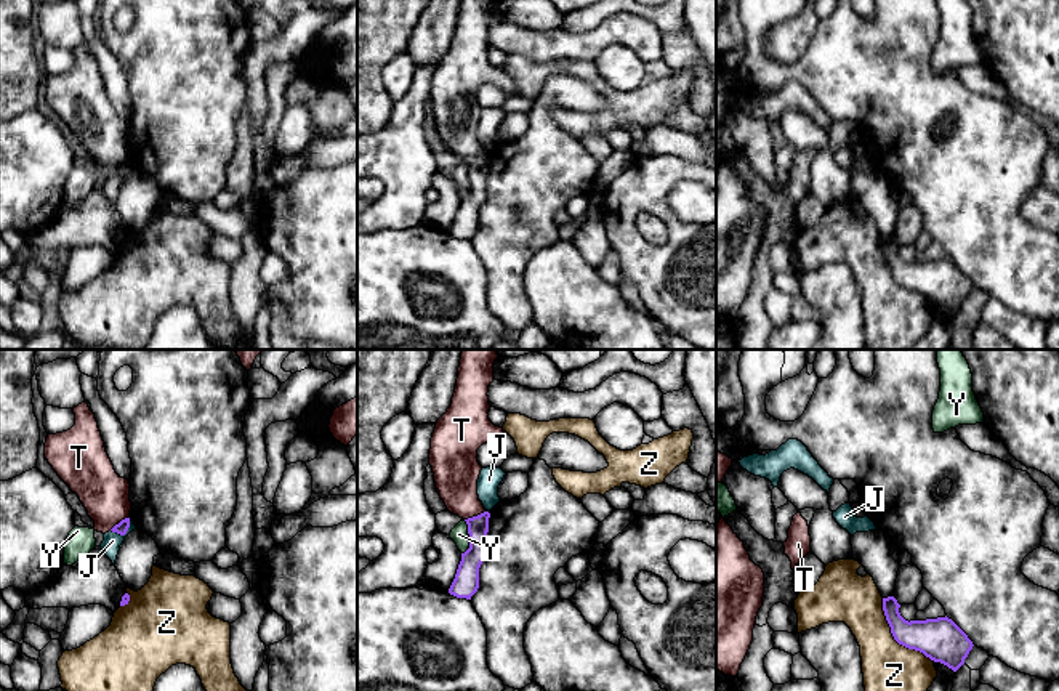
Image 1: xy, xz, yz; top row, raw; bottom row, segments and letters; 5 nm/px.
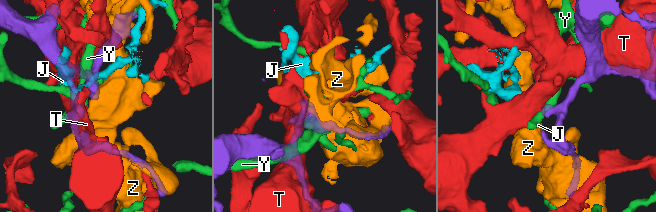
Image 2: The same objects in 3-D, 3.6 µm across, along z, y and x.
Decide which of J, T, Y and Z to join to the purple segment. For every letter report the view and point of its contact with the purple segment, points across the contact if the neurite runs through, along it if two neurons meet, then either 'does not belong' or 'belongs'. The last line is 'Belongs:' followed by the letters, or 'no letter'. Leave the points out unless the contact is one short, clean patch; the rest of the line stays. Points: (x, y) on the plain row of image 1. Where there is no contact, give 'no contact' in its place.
J: meets purple in xy at (124, 175); border along xy (130, 161), (130, 167), (124, 175), (111, 172); does not belong
T: meets purple in xz at (475, 157); does not belong
Y: meets purple in xz at (470, 178); does not belong
Z: meets purple in yz at (893, 276); does not belong
Belongs: no letter

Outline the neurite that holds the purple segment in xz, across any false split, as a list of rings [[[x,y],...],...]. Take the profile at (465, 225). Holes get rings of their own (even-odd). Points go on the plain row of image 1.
[[[484,152],[465,160],[468,165],[469,189],[461,194],[461,202],[449,229],[449,234],[457,239],[471,240],[479,229],[479,208],[487,194],[489,159],[490,154]]]

